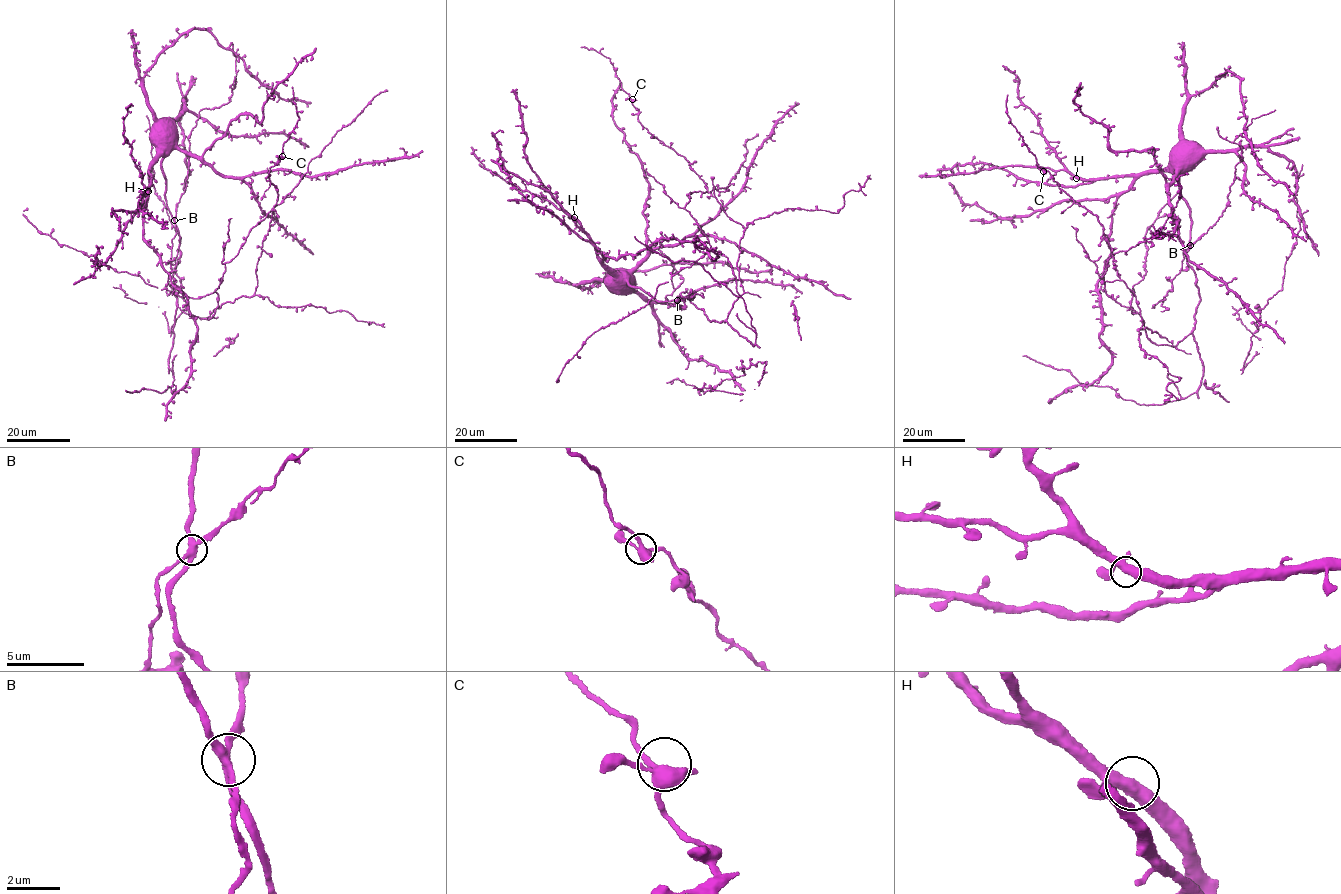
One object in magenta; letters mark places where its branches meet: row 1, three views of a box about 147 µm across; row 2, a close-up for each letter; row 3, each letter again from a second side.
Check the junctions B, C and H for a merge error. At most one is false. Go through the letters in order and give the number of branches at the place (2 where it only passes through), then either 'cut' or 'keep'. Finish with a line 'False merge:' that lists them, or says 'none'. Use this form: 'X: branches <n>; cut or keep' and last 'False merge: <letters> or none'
B: branches 4; cut
C: branches 4; keep
H: branches 4; keep
False merge: B

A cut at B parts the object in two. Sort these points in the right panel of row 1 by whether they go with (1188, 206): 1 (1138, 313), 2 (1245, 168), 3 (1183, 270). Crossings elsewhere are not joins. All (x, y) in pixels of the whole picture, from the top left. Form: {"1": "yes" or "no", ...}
{"1": "yes", "2": "yes", "3": "no"}

